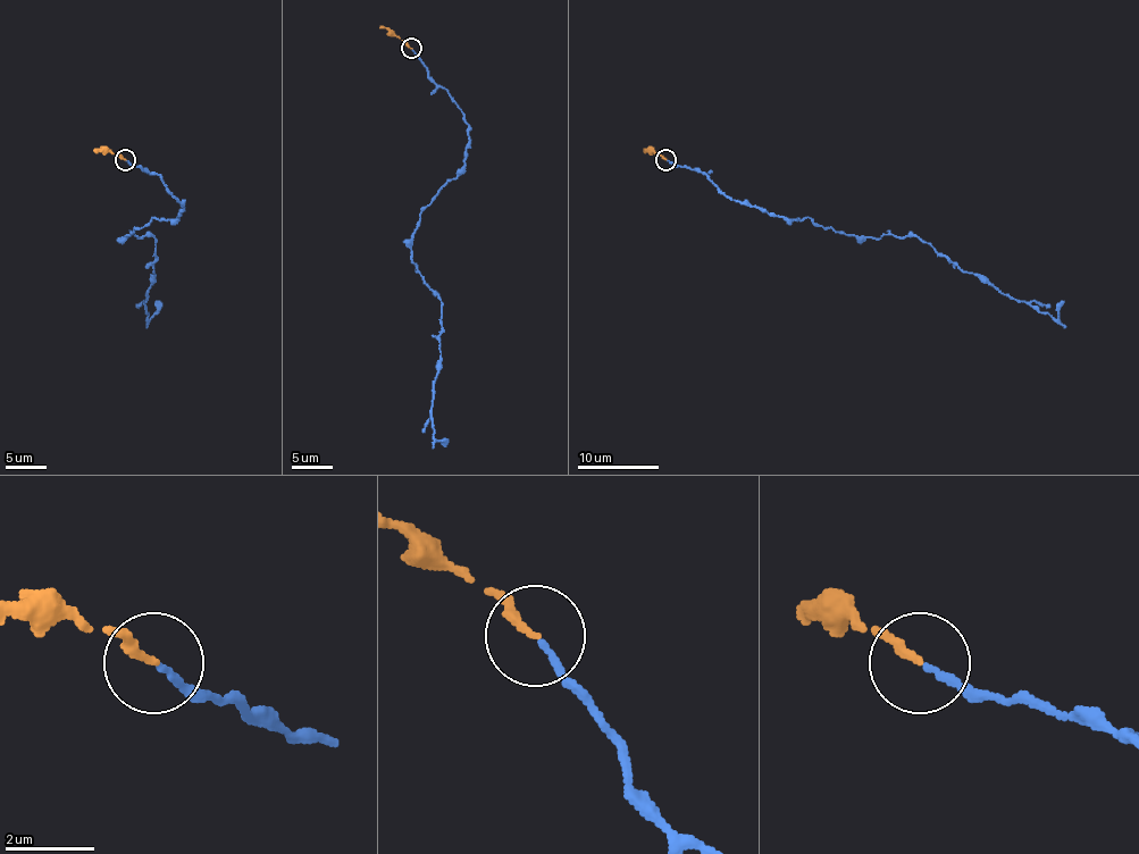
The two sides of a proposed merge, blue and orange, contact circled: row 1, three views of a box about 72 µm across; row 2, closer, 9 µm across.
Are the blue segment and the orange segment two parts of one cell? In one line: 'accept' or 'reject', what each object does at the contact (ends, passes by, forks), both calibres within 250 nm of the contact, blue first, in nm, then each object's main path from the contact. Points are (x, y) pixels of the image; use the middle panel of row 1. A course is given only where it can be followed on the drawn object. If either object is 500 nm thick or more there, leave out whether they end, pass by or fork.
accept; blue ends; orange ends; calibres 150 and 200 nm; course blue (412, 49), (468, 126), (460, 174), (420, 212), (410, 248), (441, 307), (430, 411), (433, 435), (447, 443); course orange (410, 49), (379, 26)

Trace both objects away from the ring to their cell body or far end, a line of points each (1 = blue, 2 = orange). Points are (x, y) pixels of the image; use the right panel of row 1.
1: (667, 160), (703, 173), (744, 206), (865, 237), (924, 240), (1053, 318), (1061, 301)
2: (667, 160), (644, 148)

